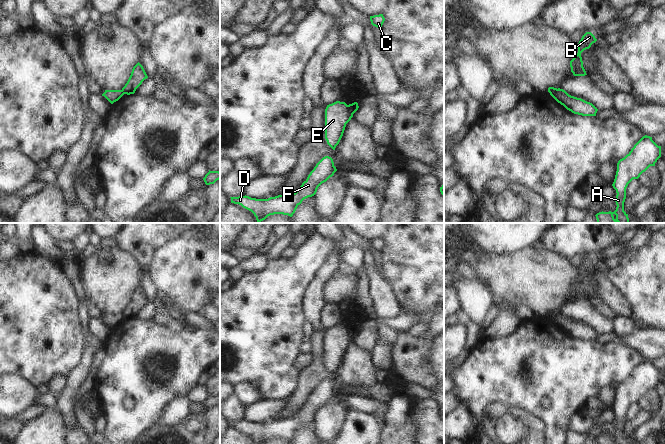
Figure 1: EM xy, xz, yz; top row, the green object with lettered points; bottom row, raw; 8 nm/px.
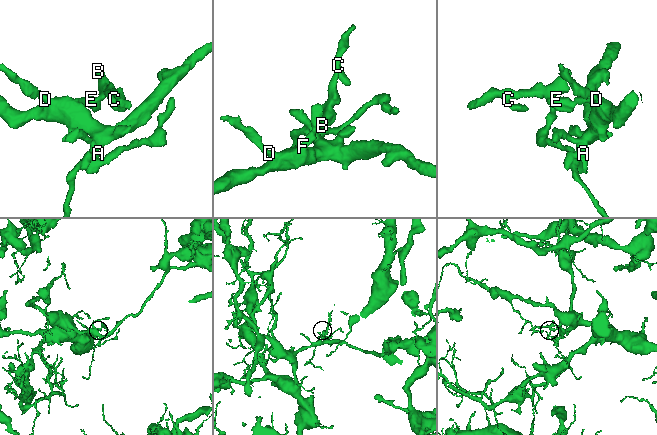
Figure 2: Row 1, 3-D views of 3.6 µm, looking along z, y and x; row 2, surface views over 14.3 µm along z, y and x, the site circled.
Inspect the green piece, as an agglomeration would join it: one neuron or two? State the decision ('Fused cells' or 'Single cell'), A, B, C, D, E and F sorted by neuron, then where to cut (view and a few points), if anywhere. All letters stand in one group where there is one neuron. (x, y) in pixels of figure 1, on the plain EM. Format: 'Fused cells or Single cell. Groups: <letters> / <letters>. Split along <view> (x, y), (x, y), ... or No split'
Fused cells. Groups: A D E F / B C. Split along xz (347, 329), (352, 340)

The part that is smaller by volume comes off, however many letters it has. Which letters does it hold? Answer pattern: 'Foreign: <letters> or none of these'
Foreign: B, C

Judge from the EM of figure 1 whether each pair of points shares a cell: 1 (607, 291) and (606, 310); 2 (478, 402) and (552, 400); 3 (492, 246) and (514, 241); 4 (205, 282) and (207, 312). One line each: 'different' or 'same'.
1: different
2: same
3: same
4: different

